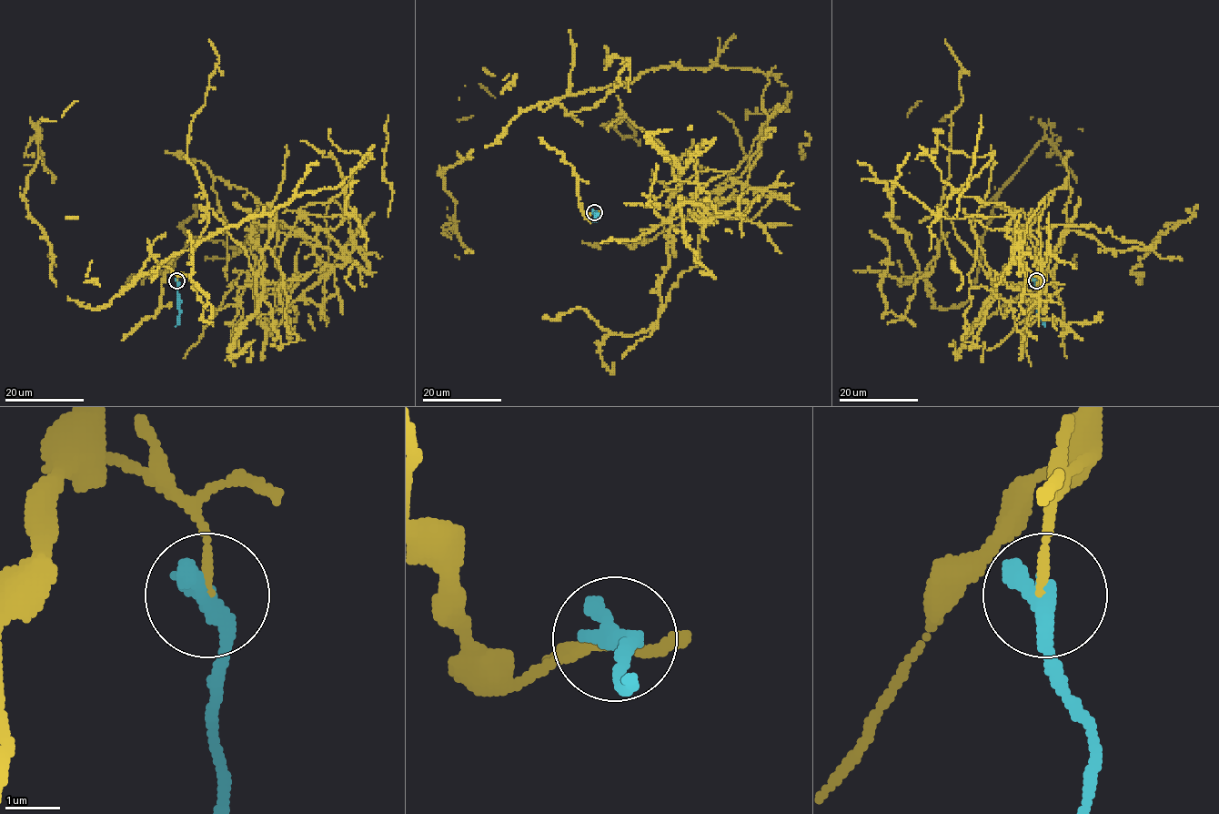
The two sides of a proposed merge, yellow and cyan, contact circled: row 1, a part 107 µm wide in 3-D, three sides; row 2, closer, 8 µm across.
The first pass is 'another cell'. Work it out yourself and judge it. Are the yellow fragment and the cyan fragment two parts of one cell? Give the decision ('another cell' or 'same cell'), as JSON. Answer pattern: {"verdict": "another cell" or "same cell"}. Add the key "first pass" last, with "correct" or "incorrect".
{"verdict": "another cell", "first pass": "correct"}

